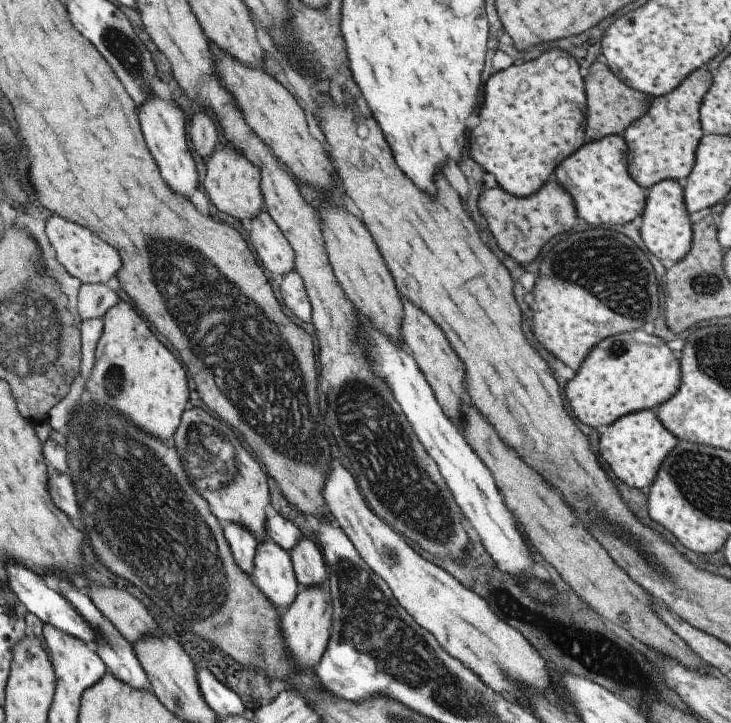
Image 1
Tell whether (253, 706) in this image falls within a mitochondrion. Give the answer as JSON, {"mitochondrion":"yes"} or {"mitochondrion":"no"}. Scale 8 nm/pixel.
{"mitochondrion":"no"}

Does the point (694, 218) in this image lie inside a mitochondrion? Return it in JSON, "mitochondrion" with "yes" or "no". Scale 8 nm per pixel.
{"mitochondrion":"no"}

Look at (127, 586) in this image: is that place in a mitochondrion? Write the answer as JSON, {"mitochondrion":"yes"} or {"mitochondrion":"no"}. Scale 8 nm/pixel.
{"mitochondrion":"yes"}

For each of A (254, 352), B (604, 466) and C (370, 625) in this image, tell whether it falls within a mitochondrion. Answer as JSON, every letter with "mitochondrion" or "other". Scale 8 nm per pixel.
{"A":"mitochondrion","B":"other","C":"mitochondrion"}

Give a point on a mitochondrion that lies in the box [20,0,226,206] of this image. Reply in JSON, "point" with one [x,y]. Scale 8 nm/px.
{"point":[125,52]}

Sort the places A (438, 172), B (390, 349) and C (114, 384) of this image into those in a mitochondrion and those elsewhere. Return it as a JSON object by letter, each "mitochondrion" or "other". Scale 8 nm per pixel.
{"A":"other","B":"other","C":"mitochondrion"}

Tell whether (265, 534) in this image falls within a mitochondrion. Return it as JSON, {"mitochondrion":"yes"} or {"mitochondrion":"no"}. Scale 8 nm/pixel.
{"mitochondrion":"no"}

